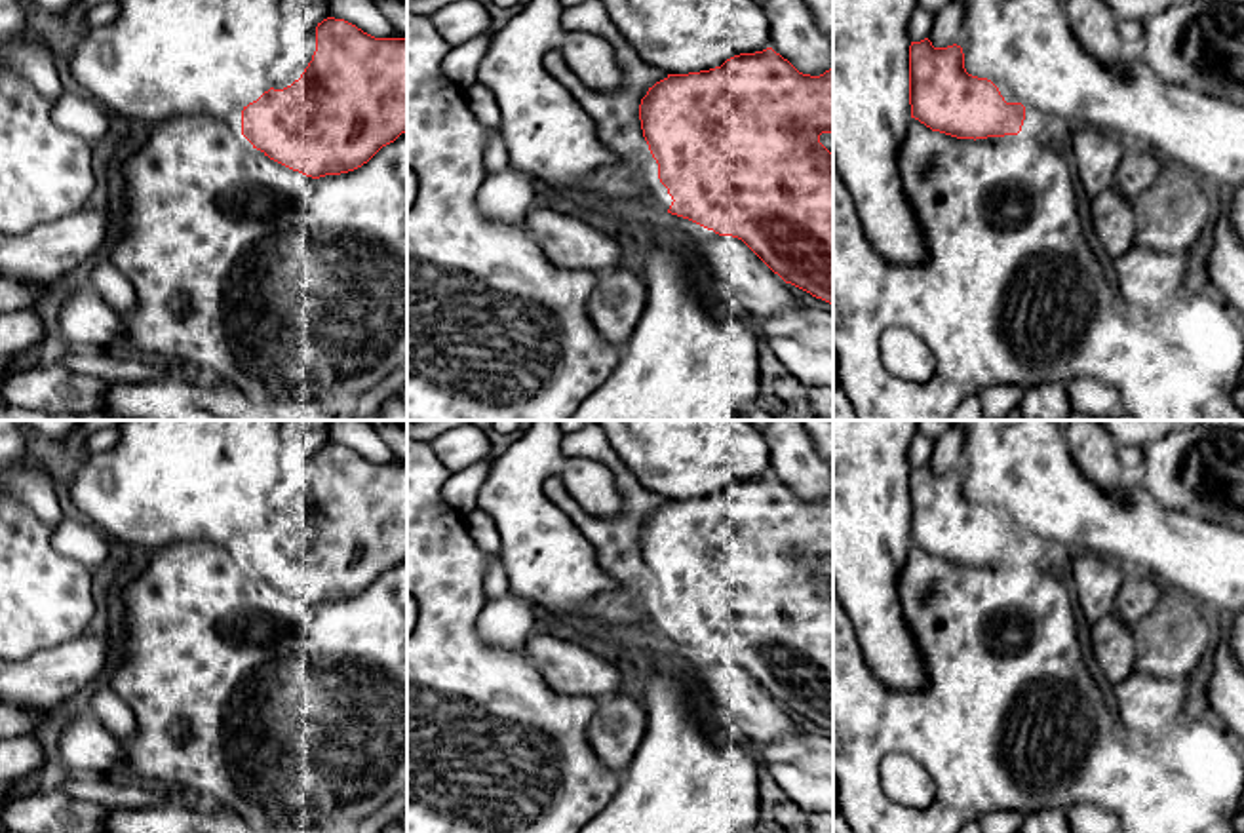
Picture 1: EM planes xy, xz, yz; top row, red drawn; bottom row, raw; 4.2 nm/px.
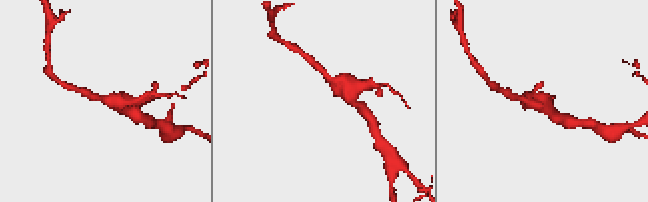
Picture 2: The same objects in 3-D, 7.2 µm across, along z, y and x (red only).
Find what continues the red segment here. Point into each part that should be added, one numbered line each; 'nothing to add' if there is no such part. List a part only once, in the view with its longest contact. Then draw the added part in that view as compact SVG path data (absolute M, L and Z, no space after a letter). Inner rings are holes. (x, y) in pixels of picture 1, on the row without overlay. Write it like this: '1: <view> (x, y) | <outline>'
1: xz (657, 620) | M651 576L645 586L645 609L647 609L647 618L641 624L637 624L635 628L639 631L654 631L664 643L668 643L671 649L675 649L689 660L690 654L696 652L696 649L671 641L668 637L673 626L668 620L668 614L658 605L658 590L652 584Z

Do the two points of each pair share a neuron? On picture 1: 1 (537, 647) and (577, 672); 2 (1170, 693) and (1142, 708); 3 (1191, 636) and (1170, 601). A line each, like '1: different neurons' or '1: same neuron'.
1: same neuron
2: same neuron
3: same neuron

